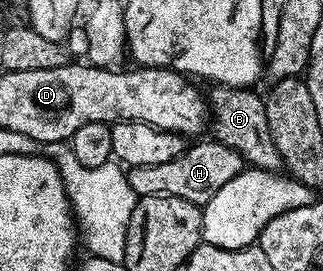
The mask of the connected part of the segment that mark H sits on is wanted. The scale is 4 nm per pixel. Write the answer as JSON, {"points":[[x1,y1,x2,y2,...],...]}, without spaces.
{"points":[[213,139,191,144,172,163,156,163,152,167,133,167,128,176,132,191,139,197,179,197,203,207,228,180,244,168,242,157,236,150]]}

